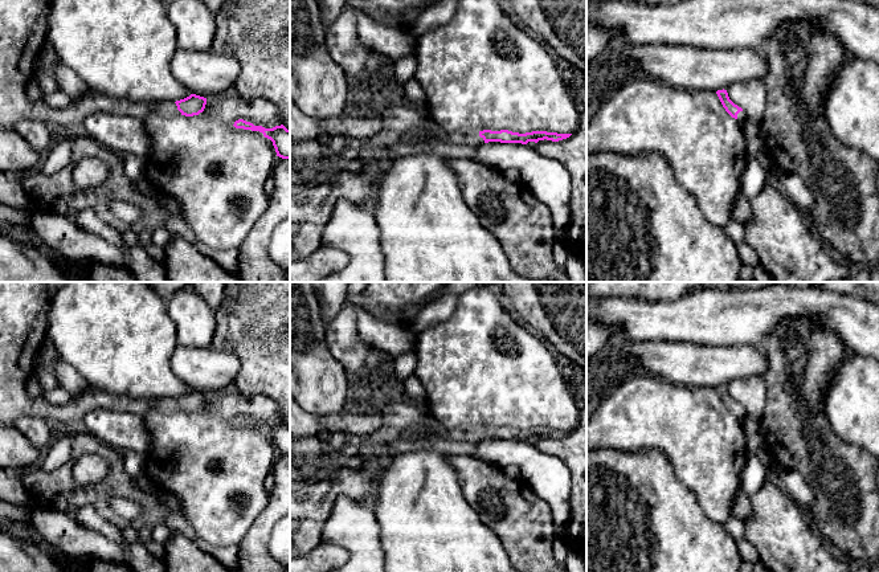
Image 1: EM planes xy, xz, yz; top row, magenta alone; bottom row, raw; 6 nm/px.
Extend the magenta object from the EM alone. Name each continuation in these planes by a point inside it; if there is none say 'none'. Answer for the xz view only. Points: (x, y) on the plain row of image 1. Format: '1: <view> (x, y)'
1: xz (436, 430)

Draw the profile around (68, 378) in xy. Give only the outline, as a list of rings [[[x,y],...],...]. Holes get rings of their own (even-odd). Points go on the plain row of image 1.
[[[60,356],[56,361],[54,373],[58,387],[70,392],[74,397],[79,396],[90,389],[89,383],[82,375],[70,364],[64,361]]]

